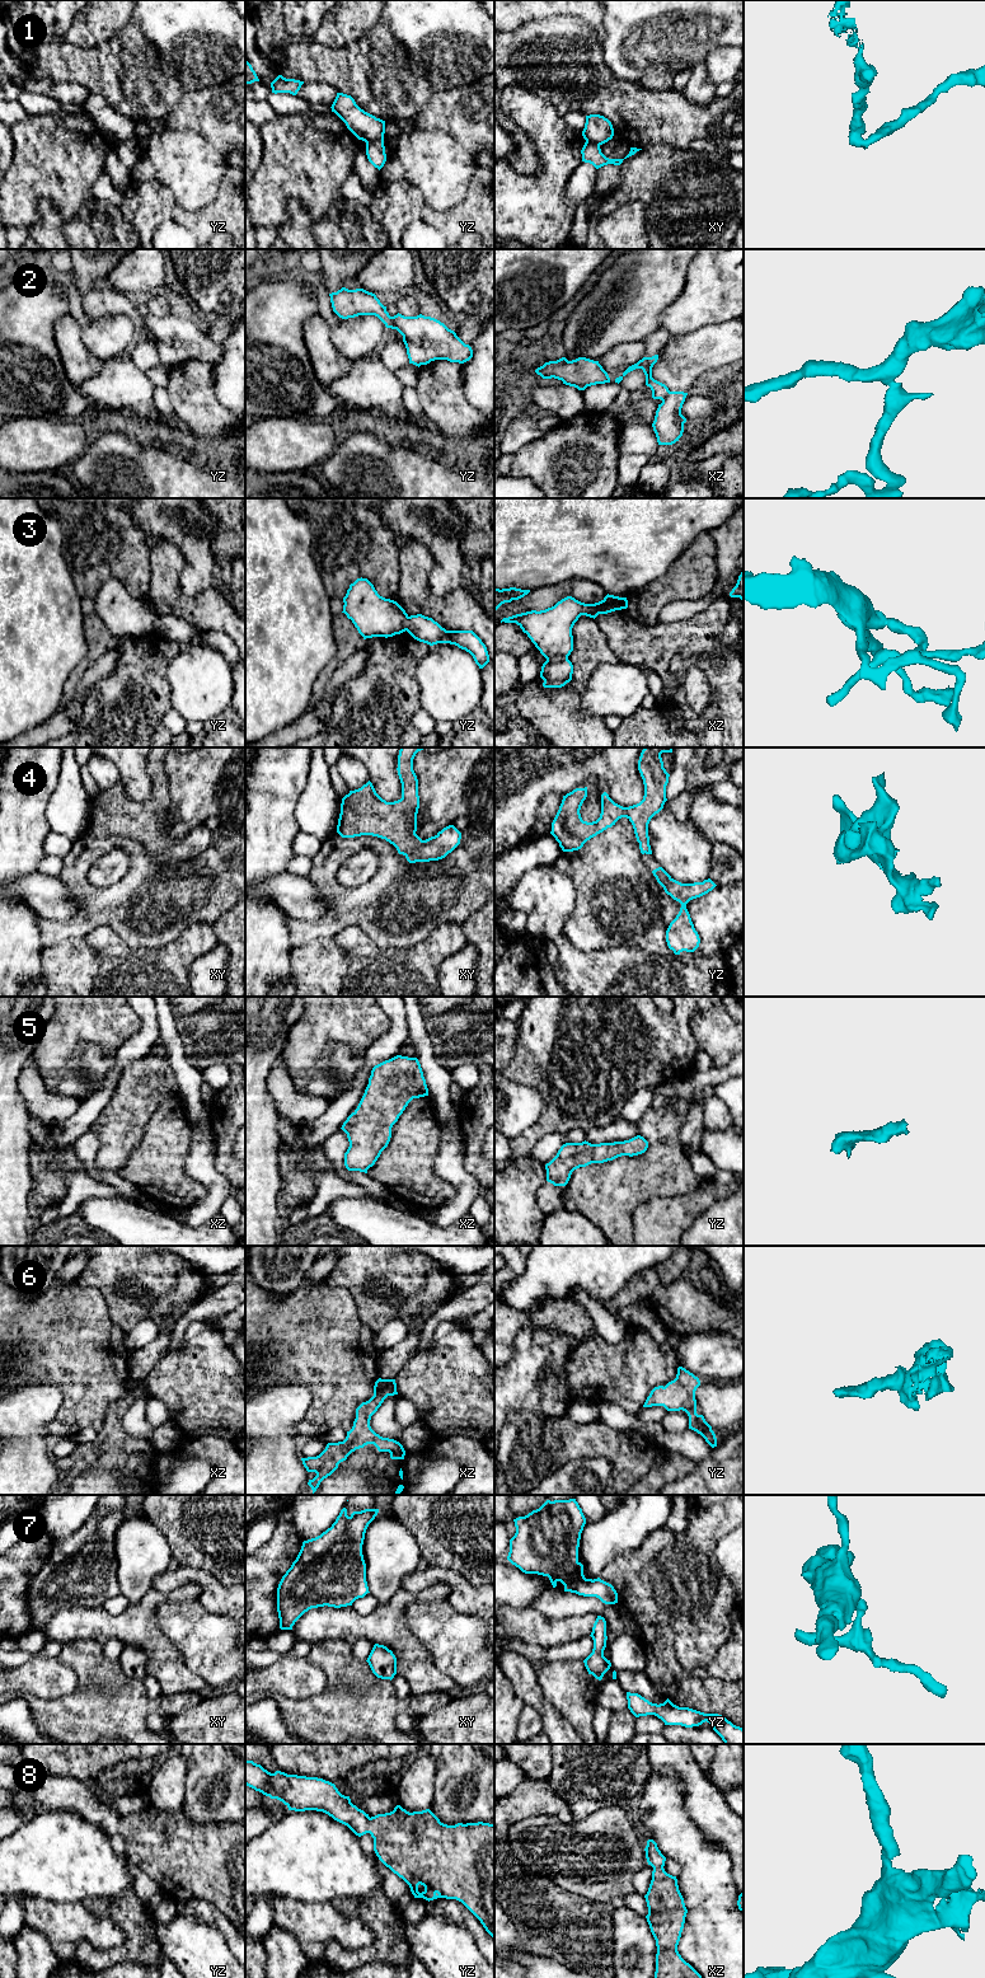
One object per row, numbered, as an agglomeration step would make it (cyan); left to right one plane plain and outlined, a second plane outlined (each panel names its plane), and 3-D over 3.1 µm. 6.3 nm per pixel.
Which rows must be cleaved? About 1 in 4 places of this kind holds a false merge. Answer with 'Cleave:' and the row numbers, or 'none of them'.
Cleave: 1, 2, 3

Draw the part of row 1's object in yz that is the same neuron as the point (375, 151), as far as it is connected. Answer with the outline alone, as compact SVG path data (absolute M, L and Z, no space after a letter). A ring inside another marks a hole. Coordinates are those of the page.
M384 140L366 142L366 155L369 161L380 170L386 161Z

